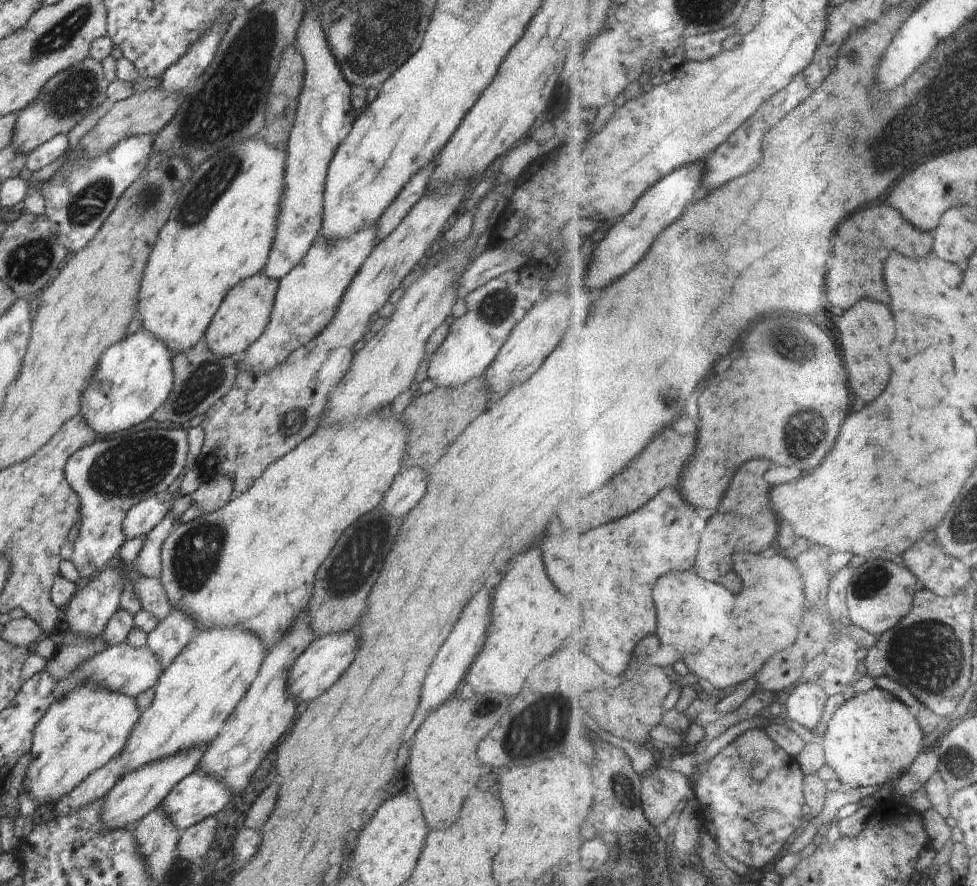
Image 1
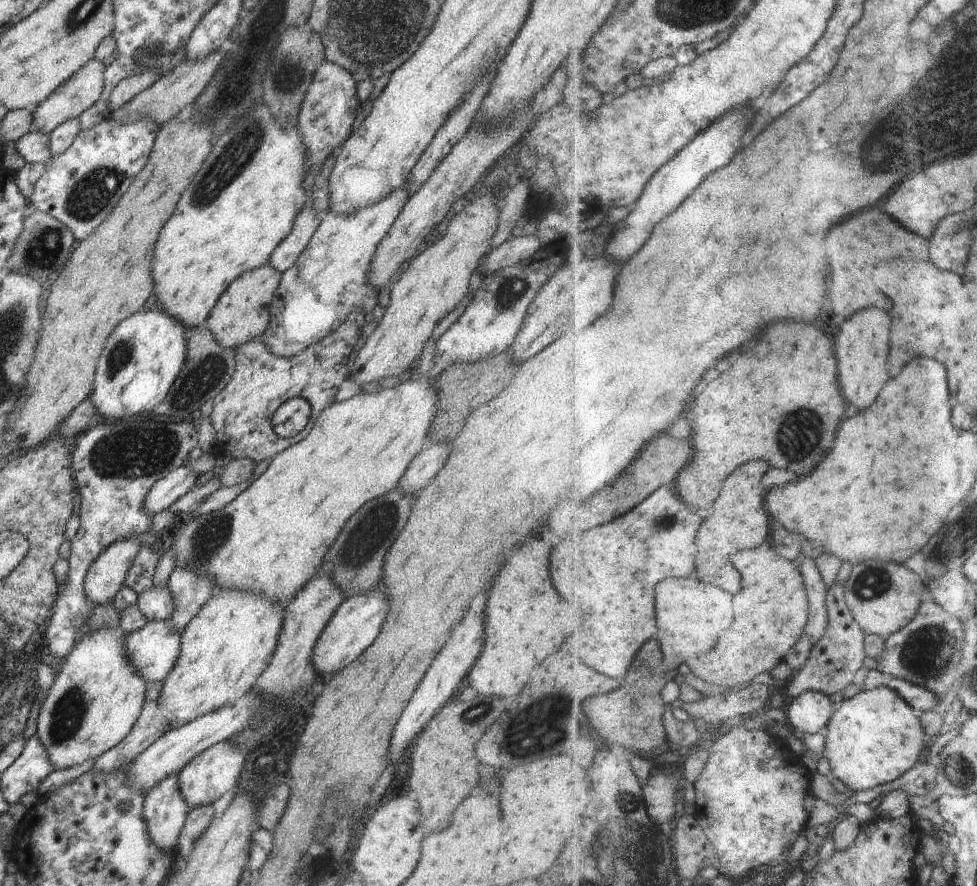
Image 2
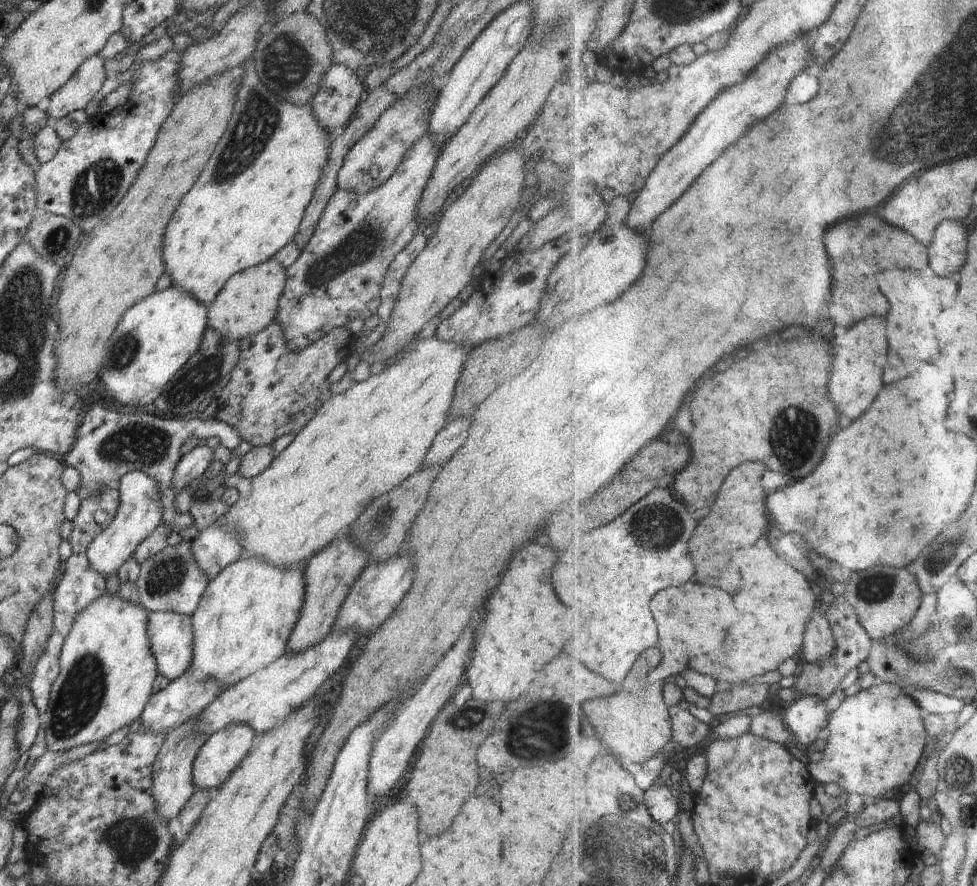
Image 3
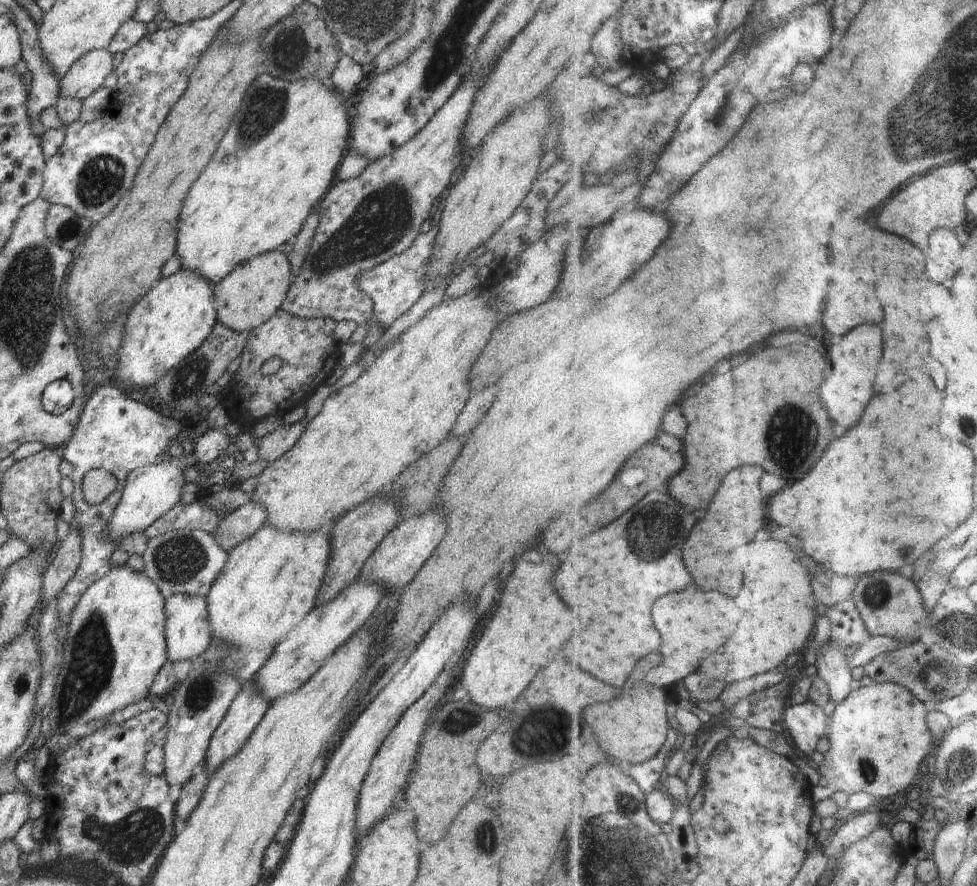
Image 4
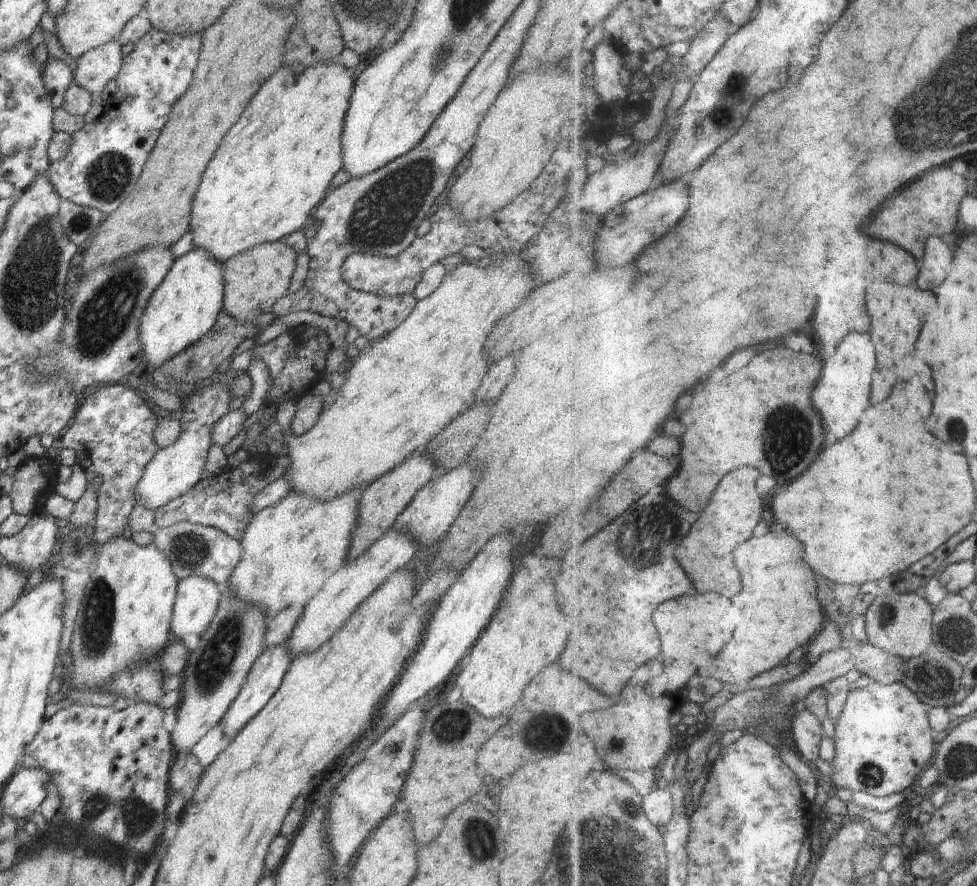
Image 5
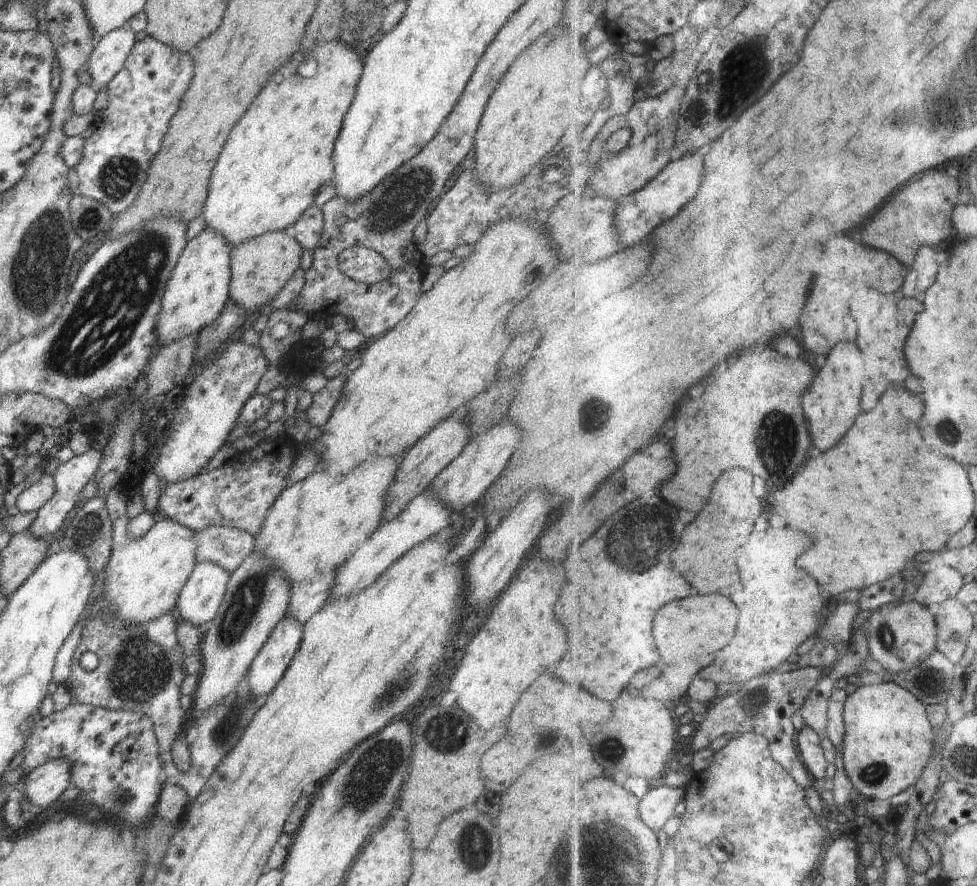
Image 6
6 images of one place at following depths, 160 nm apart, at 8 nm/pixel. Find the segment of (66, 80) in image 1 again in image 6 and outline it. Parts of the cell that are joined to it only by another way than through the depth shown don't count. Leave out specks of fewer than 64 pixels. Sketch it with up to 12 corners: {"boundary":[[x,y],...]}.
{"boundary":[[122,27],[96,42],[87,62],[94,90],[124,68],[136,42]]}

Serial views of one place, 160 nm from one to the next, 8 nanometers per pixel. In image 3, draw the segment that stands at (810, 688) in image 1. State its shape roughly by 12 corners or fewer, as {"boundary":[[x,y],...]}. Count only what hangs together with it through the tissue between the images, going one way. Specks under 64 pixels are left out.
{"boundary":[[821,696],[797,698],[786,727],[808,748],[832,713]]}

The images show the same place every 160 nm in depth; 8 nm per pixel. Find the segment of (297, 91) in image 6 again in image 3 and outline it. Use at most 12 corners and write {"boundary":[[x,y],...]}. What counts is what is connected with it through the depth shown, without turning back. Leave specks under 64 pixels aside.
{"boundary":[[256,74],[170,220],[204,306],[293,240],[332,140]]}

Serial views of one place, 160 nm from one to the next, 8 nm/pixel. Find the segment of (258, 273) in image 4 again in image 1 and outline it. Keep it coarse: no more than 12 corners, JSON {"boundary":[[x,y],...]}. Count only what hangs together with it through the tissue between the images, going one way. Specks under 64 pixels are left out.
{"boundary":[[240,280],[206,330],[237,359],[268,327],[278,280]]}

